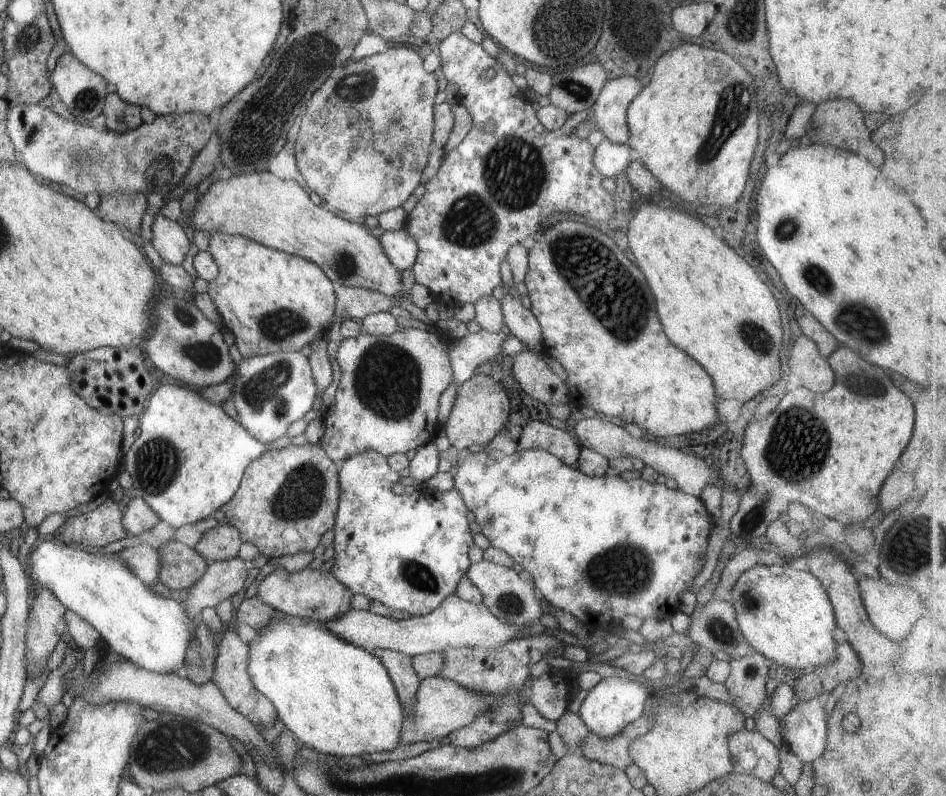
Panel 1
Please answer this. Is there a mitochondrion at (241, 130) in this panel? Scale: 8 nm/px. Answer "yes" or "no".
yes

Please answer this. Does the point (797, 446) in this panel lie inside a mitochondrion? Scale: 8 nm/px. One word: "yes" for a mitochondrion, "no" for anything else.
yes

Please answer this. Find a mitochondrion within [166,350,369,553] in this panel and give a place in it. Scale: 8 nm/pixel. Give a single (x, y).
(267, 394)

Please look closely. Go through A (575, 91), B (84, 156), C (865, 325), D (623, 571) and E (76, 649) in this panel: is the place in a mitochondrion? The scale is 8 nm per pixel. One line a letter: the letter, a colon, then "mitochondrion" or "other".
A: mitochondrion
B: mitochondrion
C: mitochondrion
D: mitochondrion
E: other

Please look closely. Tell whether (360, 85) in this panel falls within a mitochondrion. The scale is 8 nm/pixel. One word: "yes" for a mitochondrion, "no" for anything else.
yes

